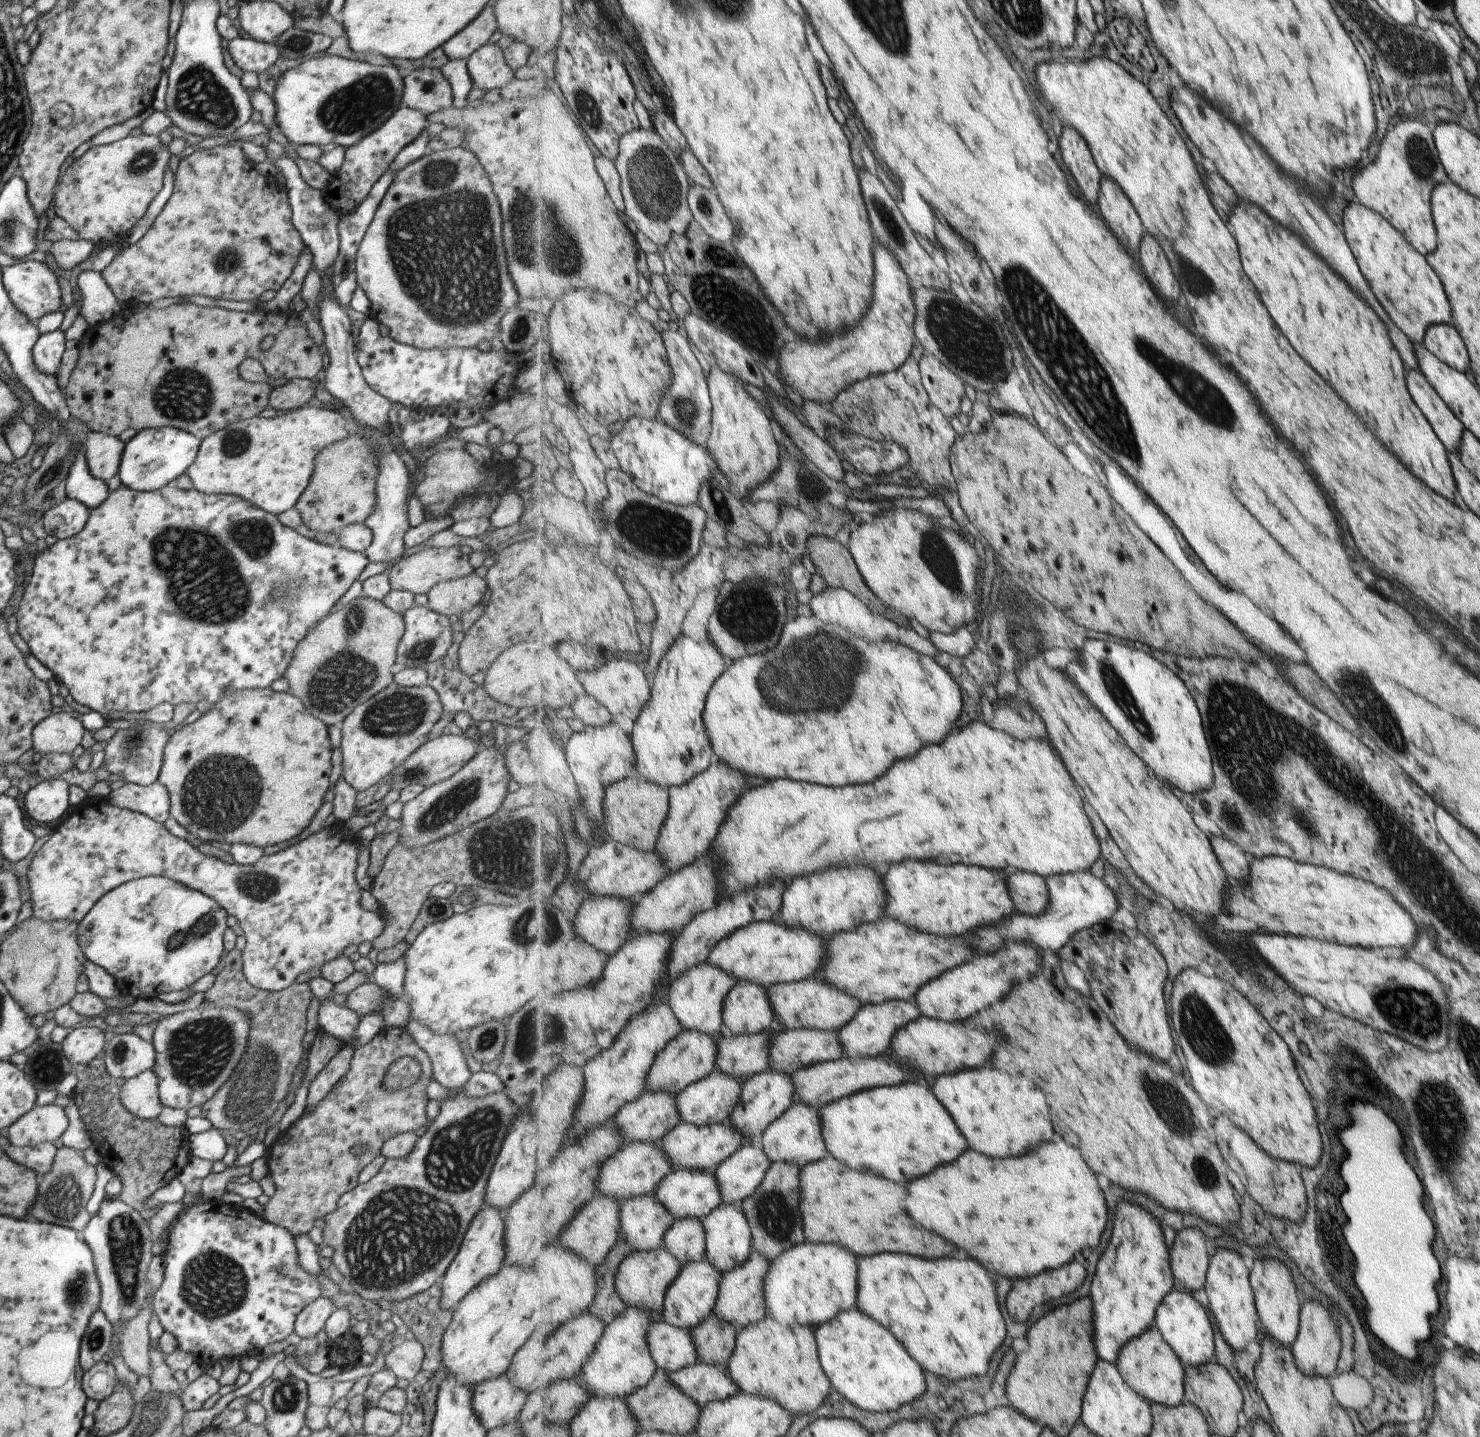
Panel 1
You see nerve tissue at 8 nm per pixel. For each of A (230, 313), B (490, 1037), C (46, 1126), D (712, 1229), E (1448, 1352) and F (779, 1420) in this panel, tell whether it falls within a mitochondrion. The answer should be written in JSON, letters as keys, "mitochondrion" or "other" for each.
{"A":"other","B":"mitochondrion","C":"other","D":"other","E":"other","F":"other"}

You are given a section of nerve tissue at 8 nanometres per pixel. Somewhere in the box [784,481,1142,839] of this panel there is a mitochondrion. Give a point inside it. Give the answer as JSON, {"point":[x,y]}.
{"point":[935,552]}

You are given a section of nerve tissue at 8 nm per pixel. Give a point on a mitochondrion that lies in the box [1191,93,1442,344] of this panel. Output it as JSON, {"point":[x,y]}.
{"point":[1420,157]}

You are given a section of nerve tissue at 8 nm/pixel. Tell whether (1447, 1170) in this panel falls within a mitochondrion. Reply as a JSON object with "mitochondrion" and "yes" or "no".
{"mitochondrion":"yes"}

